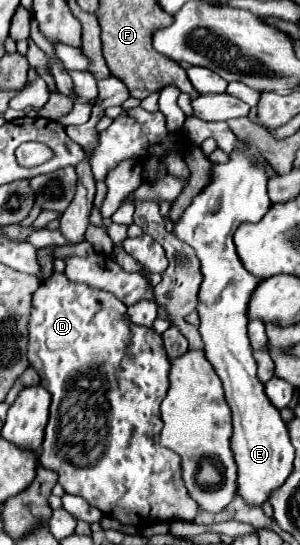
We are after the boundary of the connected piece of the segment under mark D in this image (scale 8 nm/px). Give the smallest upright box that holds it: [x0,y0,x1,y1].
[29,273,199,527]

